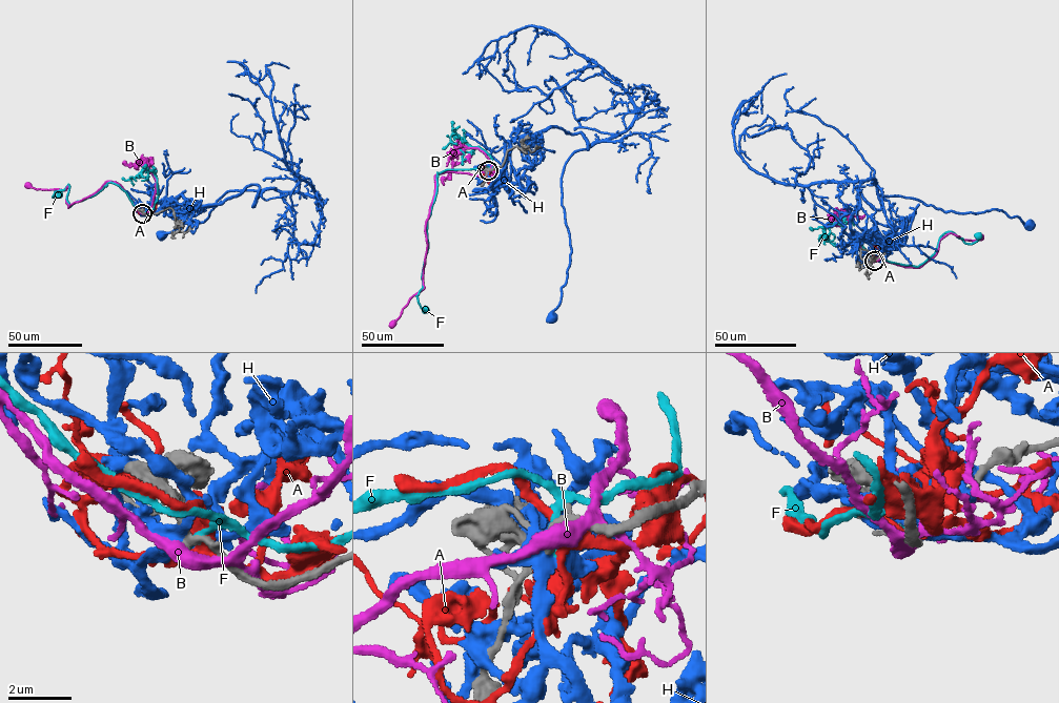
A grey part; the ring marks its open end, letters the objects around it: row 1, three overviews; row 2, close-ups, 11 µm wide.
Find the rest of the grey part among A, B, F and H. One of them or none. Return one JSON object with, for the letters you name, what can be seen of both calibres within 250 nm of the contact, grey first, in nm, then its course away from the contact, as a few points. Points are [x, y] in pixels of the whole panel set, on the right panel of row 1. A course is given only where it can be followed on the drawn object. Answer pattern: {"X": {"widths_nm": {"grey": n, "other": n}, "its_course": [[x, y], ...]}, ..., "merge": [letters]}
{"merge": []}

